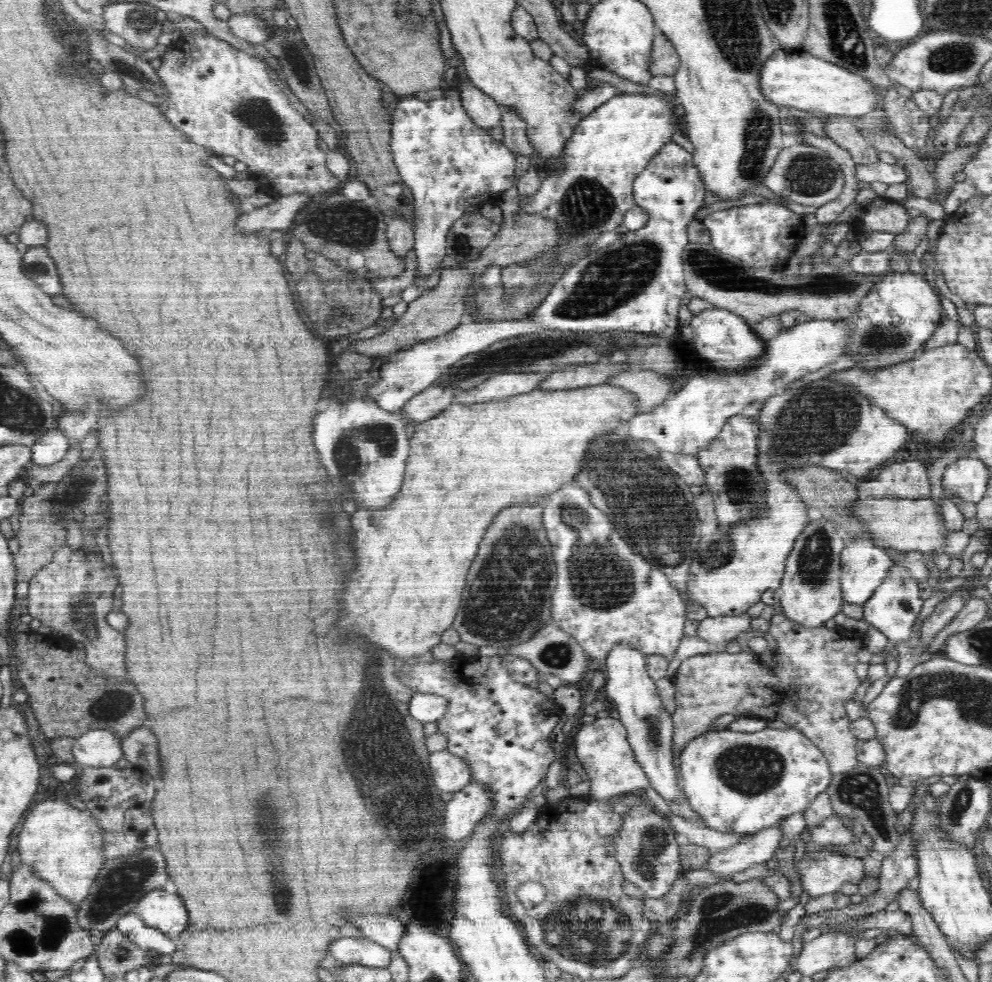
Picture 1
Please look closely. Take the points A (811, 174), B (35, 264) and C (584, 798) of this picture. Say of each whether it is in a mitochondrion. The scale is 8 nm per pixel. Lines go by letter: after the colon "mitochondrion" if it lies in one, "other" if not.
A: mitochondrion
B: mitochondrion
C: other

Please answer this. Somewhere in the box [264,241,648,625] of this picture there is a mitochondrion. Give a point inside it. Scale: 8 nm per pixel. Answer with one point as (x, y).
(601, 580)

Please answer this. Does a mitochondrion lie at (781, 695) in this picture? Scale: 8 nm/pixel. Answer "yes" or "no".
no

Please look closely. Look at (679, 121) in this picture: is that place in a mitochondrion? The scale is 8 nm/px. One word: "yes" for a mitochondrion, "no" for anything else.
no

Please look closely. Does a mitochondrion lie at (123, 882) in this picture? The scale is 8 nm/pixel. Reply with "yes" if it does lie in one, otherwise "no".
yes

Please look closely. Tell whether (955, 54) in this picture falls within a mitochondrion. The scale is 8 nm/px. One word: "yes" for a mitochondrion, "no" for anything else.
yes

